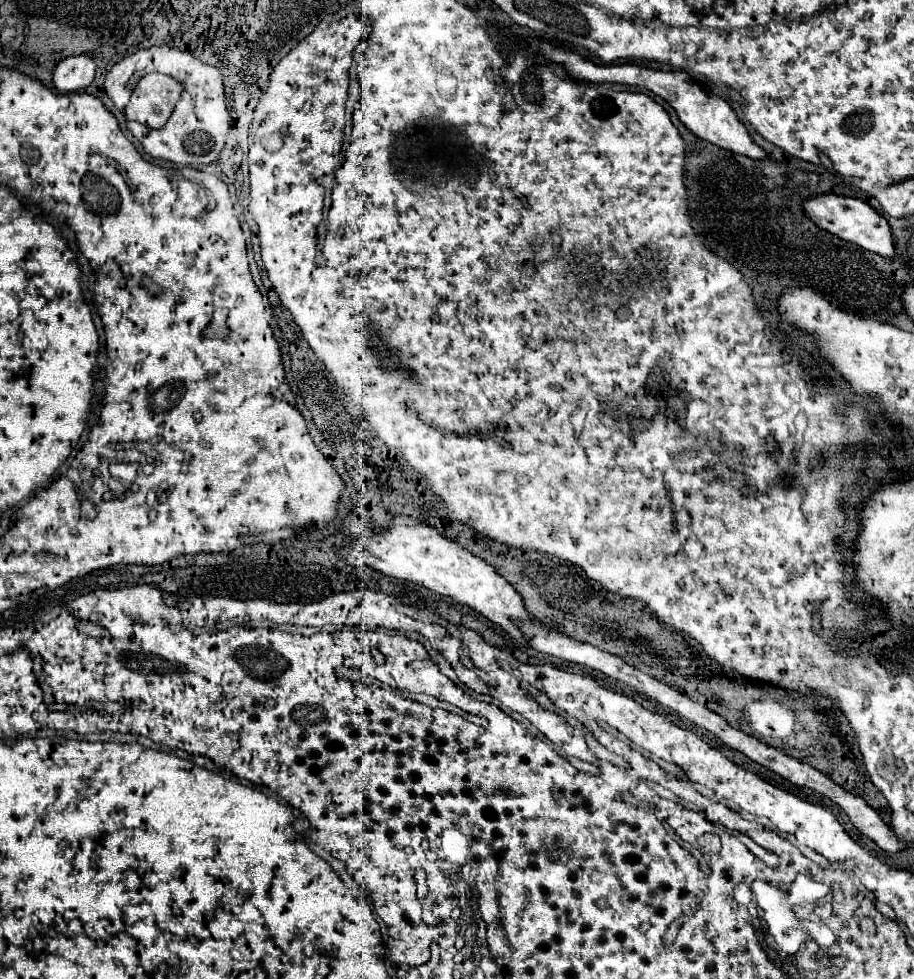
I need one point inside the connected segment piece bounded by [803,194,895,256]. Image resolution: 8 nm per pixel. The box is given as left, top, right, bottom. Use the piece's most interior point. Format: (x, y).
(850, 219)

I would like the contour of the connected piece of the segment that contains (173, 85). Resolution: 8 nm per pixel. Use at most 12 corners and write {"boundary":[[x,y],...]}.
{"boundary":[[147,74],[125,108],[127,120],[163,128],[181,84]]}

